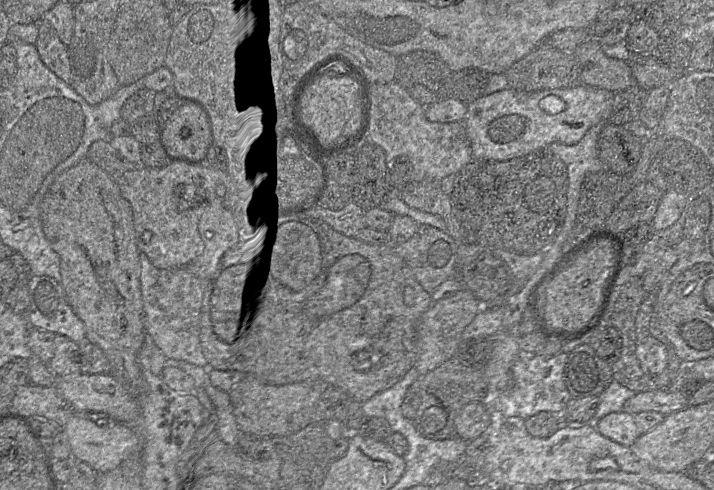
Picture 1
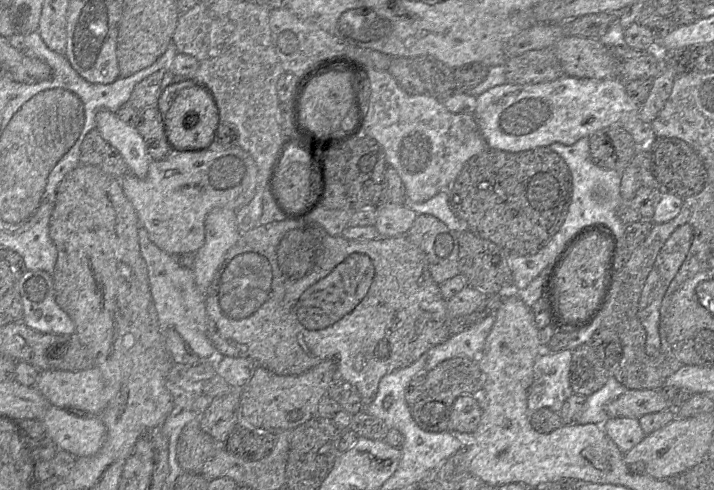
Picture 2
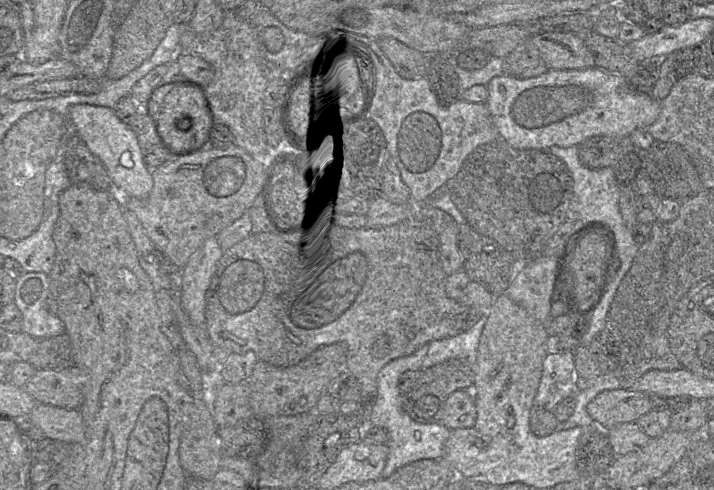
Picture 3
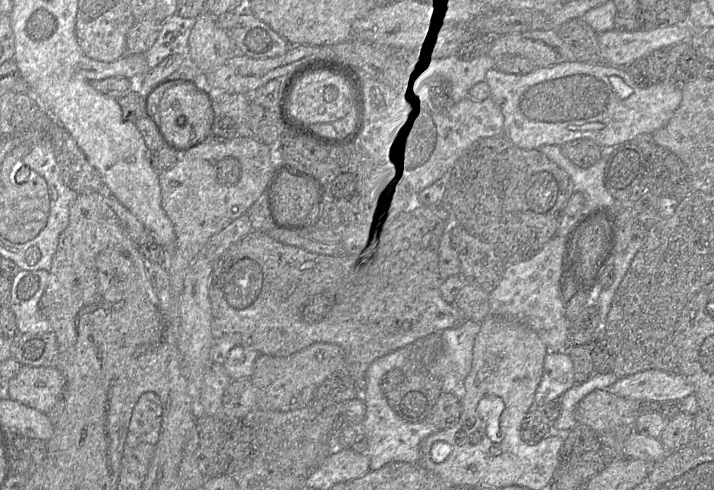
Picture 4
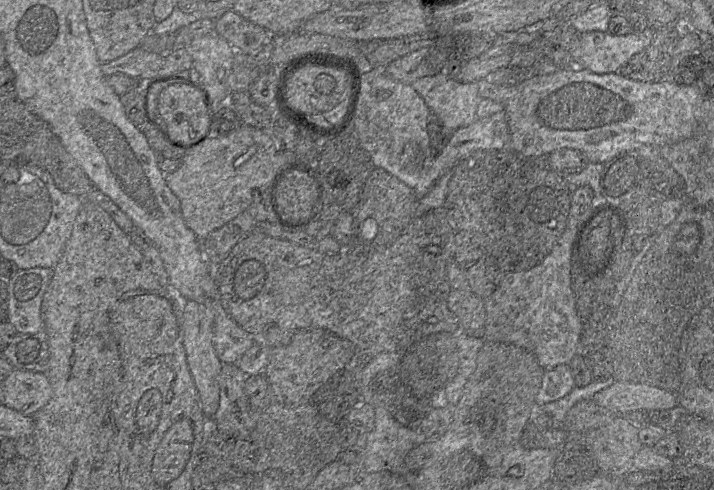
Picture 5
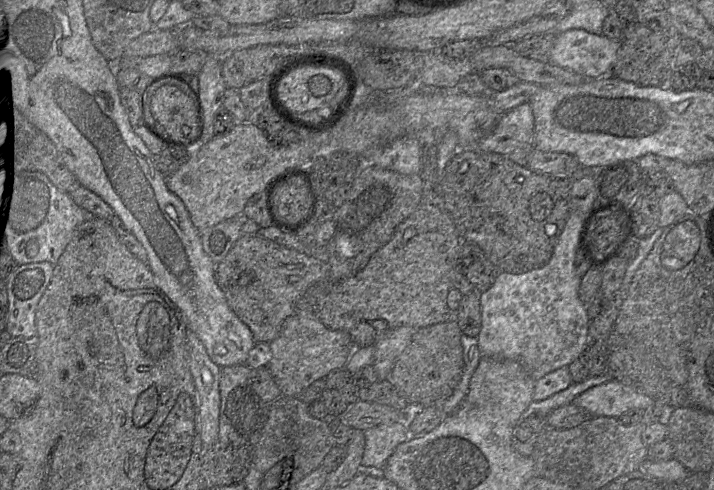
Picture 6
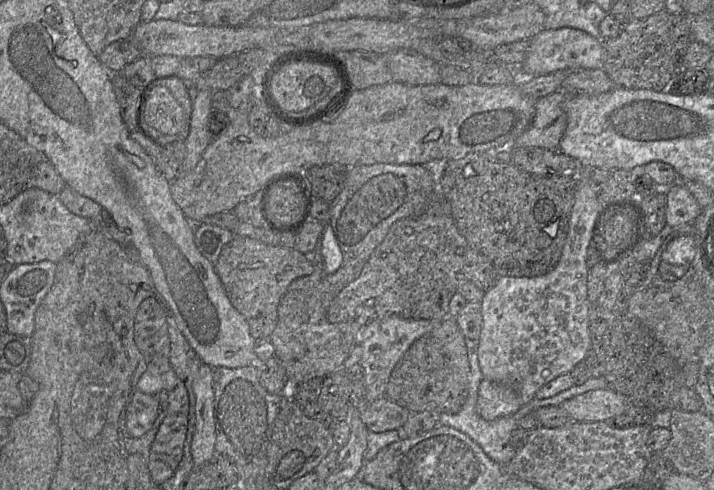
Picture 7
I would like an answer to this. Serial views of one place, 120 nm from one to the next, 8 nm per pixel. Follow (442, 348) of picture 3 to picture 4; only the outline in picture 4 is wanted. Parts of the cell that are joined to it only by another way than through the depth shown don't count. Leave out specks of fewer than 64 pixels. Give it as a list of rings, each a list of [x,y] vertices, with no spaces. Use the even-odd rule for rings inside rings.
[[[466,320],[461,326],[441,333],[445,352],[427,371],[442,382],[443,393],[453,393],[463,399],[464,381],[472,368],[474,343],[480,327],[481,323]]]

